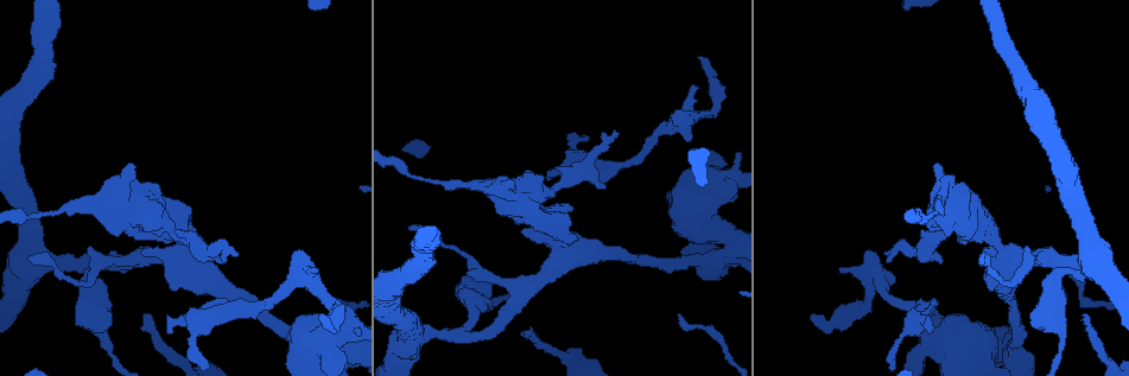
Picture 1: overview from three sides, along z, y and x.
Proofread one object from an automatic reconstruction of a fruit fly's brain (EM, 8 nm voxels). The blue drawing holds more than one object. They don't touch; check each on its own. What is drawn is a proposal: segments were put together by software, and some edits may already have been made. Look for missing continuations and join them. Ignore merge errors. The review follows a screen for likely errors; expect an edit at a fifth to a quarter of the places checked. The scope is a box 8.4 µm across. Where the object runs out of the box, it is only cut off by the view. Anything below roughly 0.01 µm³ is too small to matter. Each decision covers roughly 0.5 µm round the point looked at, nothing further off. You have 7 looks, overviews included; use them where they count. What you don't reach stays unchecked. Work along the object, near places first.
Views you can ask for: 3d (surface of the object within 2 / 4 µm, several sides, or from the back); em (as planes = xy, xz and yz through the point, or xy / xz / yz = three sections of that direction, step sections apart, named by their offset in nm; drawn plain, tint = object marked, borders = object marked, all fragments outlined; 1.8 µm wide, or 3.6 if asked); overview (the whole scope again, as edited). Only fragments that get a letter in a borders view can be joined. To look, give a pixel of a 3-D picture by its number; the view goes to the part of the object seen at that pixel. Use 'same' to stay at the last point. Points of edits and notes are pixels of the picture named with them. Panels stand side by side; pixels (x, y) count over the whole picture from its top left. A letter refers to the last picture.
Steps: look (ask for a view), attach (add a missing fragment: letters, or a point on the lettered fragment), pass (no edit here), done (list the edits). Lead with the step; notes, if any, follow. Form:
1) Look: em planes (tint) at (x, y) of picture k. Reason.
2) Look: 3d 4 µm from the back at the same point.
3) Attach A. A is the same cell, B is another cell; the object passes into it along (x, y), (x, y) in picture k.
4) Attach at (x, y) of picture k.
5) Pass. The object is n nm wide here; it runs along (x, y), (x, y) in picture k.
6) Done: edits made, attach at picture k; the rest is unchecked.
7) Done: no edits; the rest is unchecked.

Look: em planes (borders) at (701, 57) of picture 1.

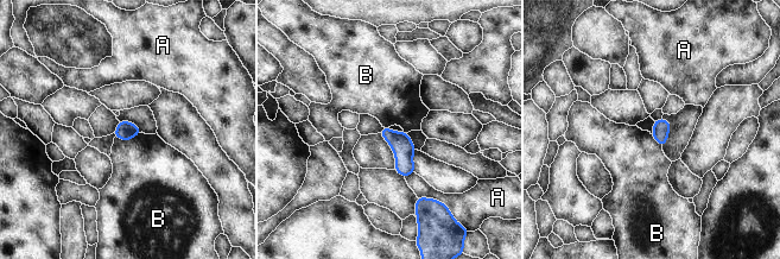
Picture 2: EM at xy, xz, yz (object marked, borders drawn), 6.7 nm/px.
Pass. The object is 120 nm wide here; A and B are other cells; a border runs along (141, 132), (127, 140), (115, 137) in picture 2; no lettered fragment goes on from it.

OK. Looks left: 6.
Look: 3d 4 µm at (549, 177) of picture 1. Branch stops here.

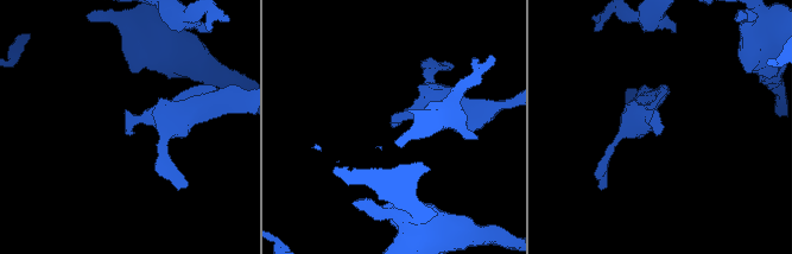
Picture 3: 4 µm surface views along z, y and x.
Look: em planes (borders) at (393, 119) of picture 3. Now the EM.

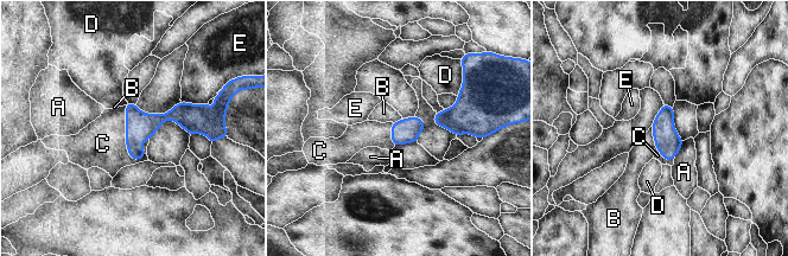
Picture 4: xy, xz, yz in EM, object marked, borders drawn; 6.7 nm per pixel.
Attach C. The longest contact is with C, 400 nm; C is the same cell, A, B, D and E are other cells; the object passes into it along (139, 126), (126, 135), (102, 144) in picture 4; the cell continues.

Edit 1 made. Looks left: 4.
Look: overview.

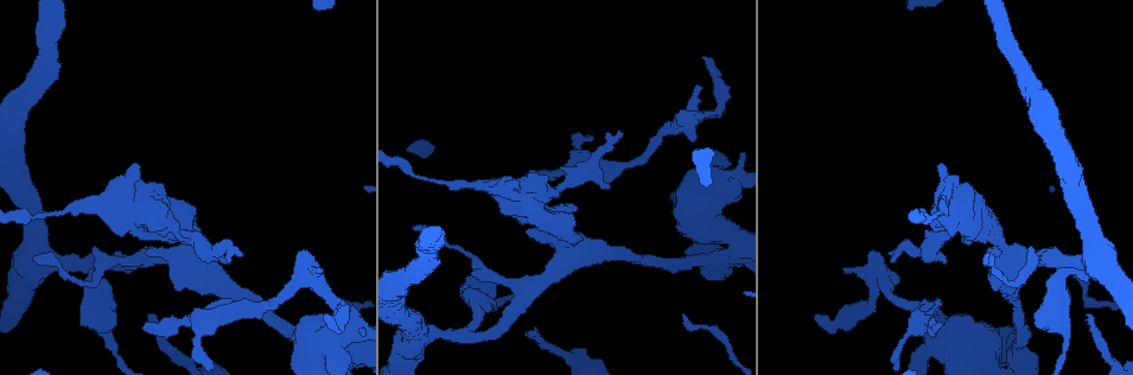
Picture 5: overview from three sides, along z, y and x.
Look: em planes (borders) at (1090, 314) of picture 5. Free end.

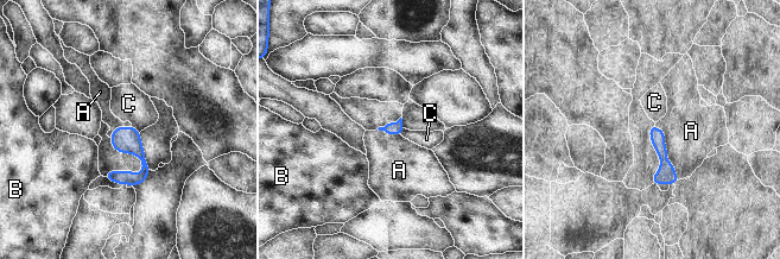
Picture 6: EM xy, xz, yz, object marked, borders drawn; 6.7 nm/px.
Pass. A, B and C are other cells; a border runs along (655, 125), (678, 179) in picture 6; none of them fits.

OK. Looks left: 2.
Done: edits made, attach at picture 4; the rest is unchecked.

